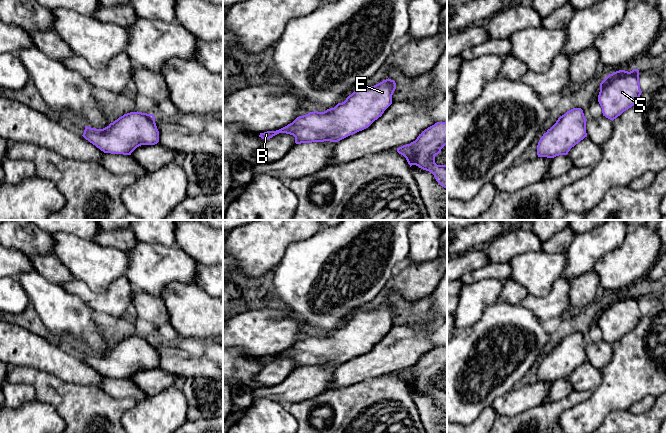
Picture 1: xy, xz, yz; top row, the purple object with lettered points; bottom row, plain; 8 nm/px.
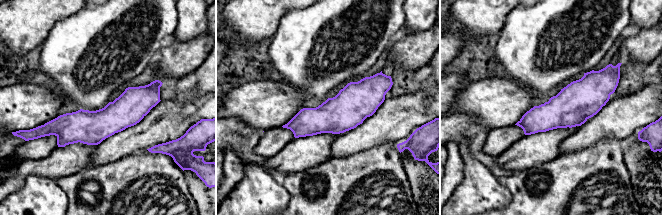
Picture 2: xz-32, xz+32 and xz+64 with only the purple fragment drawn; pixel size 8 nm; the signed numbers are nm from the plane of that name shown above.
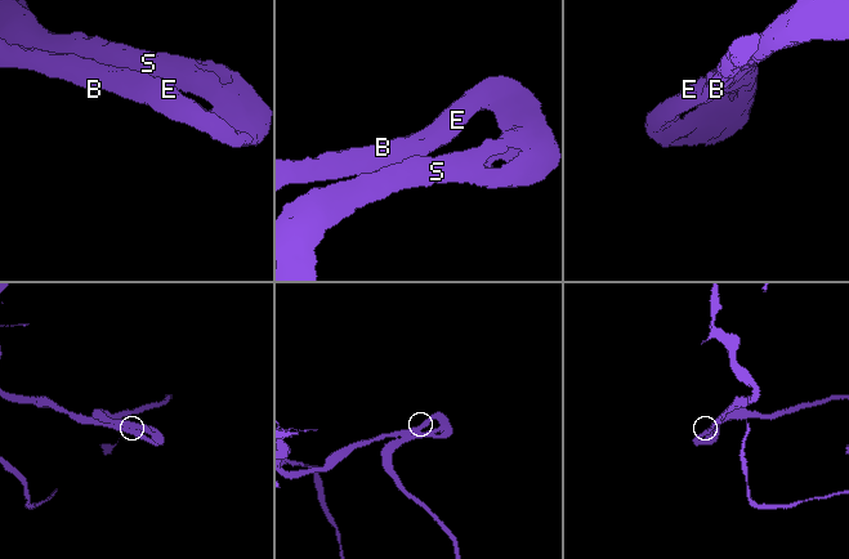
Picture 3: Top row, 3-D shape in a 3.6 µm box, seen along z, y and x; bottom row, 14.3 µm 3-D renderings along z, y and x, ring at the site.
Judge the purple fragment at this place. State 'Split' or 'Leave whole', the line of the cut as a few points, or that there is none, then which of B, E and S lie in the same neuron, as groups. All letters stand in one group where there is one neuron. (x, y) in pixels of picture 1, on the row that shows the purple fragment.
Leave whole. No split. Groups: B E S

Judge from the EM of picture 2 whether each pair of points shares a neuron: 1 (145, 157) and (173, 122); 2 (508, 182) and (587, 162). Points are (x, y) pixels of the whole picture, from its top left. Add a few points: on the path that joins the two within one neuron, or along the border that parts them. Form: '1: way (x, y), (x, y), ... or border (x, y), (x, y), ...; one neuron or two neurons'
1: border (146, 149), (123, 156); two neurons
2: way (528, 196), (529, 198), (542, 199), (567, 174); one neuron

